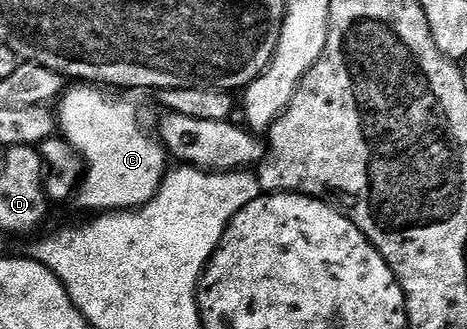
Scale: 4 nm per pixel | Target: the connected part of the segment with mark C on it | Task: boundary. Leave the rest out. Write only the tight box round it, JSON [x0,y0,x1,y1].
[57,84,169,212]

